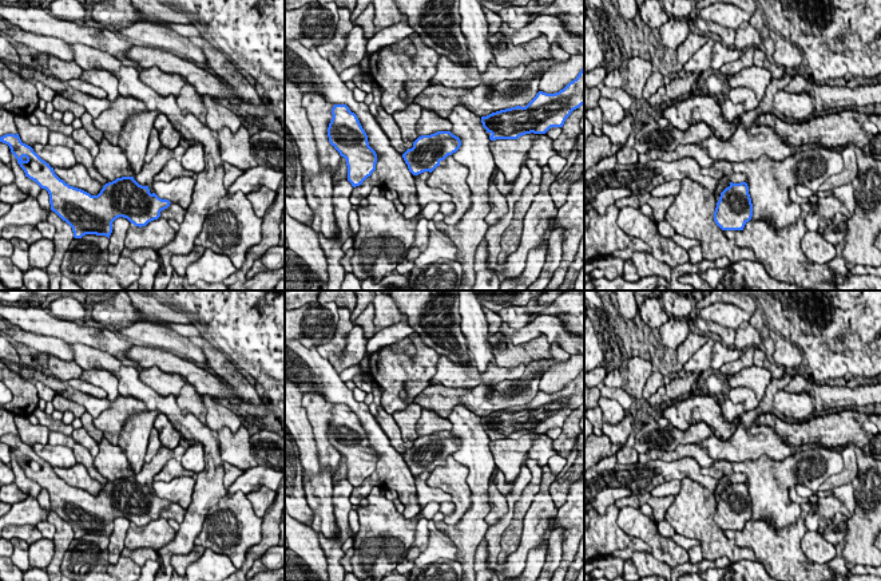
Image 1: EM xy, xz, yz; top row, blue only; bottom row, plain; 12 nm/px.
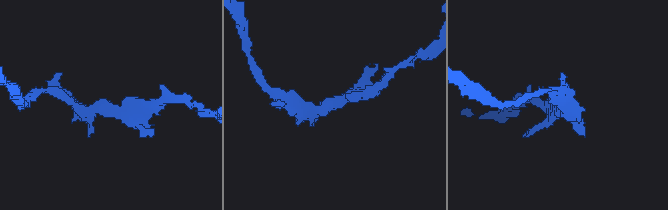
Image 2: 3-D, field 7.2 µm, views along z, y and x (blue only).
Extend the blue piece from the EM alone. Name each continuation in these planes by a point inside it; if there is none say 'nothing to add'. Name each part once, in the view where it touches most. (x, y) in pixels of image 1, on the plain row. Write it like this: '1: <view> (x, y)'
nothing to add

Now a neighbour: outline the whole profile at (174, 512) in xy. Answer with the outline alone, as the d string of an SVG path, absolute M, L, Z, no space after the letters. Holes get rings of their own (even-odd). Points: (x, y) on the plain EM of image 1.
M171 502L170 506L160 511L160 517L164 519L174 519L182 522L186 514L186 509L180 507L178 503Z

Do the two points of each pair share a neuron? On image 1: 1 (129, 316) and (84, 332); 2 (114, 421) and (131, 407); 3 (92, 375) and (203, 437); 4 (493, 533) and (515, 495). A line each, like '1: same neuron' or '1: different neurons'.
1: different neurons
2: same neuron
3: different neurons
4: same neuron

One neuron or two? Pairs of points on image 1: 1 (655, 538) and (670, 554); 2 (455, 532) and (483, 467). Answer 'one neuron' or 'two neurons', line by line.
1: one neuron
2: one neuron

